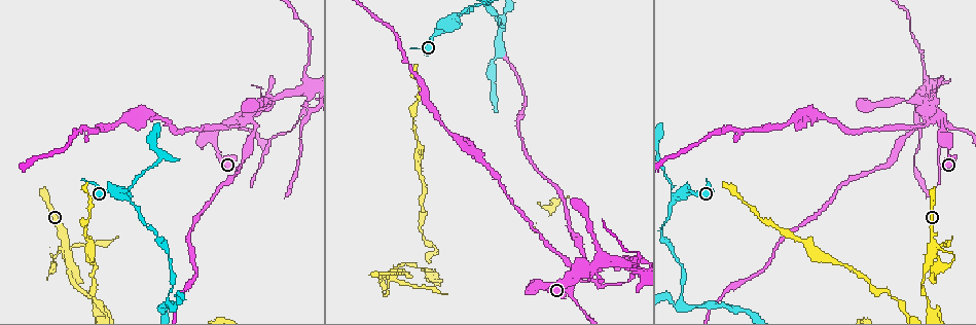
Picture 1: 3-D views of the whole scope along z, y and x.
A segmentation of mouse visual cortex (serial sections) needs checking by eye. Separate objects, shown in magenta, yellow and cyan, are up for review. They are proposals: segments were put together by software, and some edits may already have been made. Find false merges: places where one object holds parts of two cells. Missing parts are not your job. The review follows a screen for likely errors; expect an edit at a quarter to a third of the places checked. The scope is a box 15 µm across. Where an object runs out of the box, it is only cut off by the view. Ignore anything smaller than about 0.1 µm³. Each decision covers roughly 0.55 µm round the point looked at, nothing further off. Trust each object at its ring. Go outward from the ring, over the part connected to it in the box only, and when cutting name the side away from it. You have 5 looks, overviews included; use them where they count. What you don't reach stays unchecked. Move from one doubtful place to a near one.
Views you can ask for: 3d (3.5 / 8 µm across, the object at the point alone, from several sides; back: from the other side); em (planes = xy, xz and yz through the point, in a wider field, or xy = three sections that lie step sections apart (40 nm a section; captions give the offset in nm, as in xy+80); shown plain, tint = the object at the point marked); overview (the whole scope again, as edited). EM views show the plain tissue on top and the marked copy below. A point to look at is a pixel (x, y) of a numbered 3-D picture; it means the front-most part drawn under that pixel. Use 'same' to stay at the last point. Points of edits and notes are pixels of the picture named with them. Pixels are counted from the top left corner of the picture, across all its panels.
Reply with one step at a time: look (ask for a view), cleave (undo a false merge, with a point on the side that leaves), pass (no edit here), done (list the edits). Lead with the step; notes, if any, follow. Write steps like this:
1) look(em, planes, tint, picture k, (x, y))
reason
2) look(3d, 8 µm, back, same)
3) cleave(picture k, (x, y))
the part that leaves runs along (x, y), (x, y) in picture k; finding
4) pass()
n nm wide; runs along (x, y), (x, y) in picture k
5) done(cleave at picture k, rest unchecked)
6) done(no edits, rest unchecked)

look(3d, 8 µm, picture 1, (568, 281))
abrupt turn

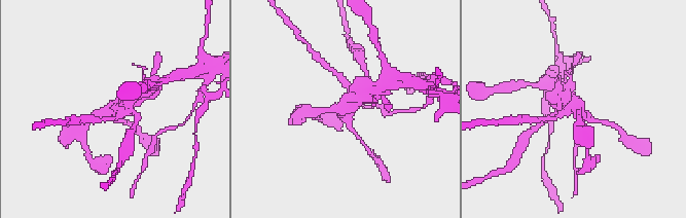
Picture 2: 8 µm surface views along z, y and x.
look(3d, 3.5 µm, picture 2, (345, 107))
closer look

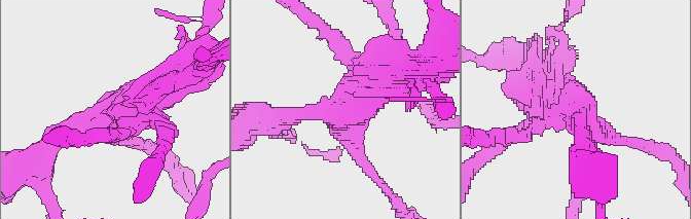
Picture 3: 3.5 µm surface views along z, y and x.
cleave(picture 3, (340, 39))
4 arms; arms of 150, 200, 200, 350 nm; the part that leaves runs along (538, 122), (524, 136), (488, 136) in picture 3; a second cell is stuck on

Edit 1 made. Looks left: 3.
look(overview)
see it whole again

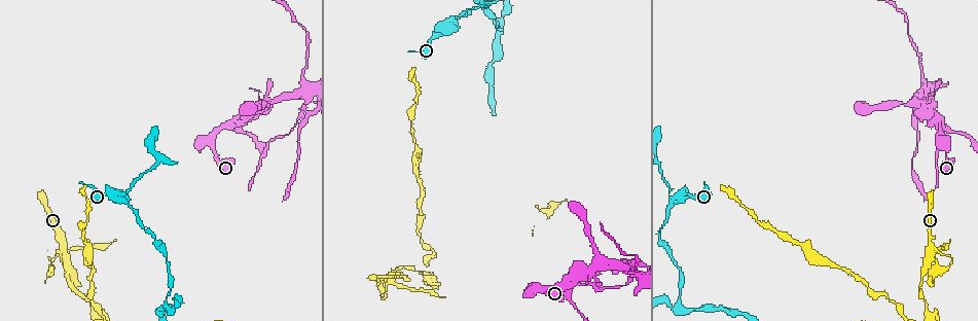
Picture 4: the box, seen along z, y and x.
look(3d, 3.5 µm, back, picture 4, (922, 102))
three arms meet

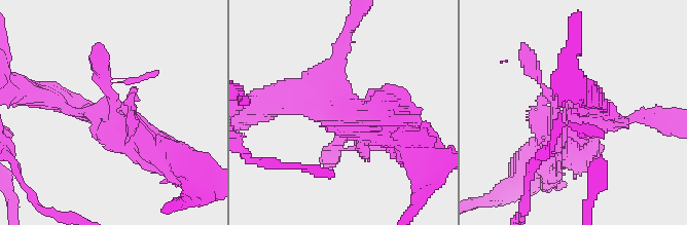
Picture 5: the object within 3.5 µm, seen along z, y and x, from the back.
look(em, xy, step 2, tint, picture 5, (581, 121))

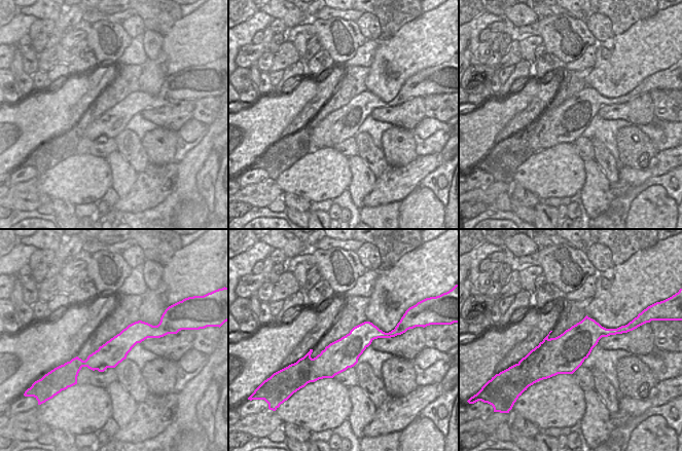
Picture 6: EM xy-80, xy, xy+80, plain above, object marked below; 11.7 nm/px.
pass()
one cell here

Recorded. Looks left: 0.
done(cleave at picture 3, rest unchecked)

